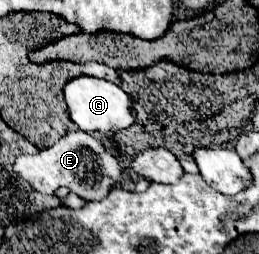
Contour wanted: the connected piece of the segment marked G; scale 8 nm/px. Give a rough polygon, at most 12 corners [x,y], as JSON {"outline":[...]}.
{"outline":[[104,78],[66,82],[64,100],[84,132],[134,124],[128,94]]}

